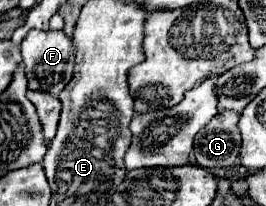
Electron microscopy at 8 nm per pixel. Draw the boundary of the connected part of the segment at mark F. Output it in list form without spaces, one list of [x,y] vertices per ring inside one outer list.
[[[31,31],[21,41],[21,53],[25,61],[25,75],[29,81],[29,89],[47,91],[57,97],[63,91],[63,87],[71,81],[75,65],[75,47],[73,39],[65,35],[65,31]]]

